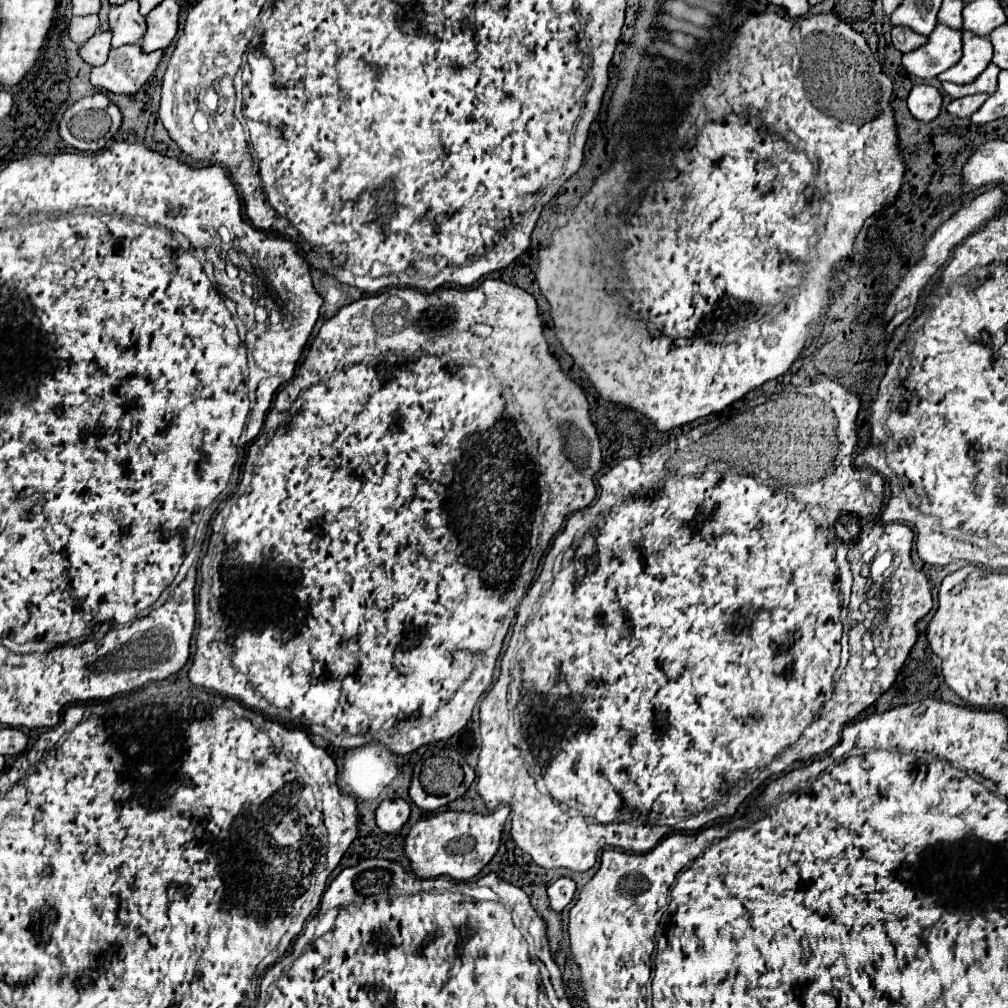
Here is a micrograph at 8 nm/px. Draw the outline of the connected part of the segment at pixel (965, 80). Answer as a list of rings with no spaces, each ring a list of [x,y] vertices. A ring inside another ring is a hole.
[[[966,30],[962,38],[964,38],[964,56],[956,66],[952,66],[950,70],[938,74],[940,82],[970,84],[990,64],[990,60],[992,60],[992,44],[990,44],[988,36],[978,36],[978,34]]]

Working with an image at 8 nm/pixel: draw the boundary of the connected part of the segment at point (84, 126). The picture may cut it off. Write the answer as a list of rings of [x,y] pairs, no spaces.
[[[98,92],[98,94],[92,94],[92,96],[86,96],[86,98],[78,100],[76,104],[72,104],[64,112],[64,116],[60,120],[60,136],[72,148],[86,150],[86,152],[98,152],[120,130],[120,126],[122,126],[122,114],[118,110],[118,106],[112,104],[106,94]]]

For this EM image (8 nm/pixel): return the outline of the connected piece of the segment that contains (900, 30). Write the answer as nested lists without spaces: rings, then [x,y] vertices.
[[[894,26],[892,28],[892,44],[900,50],[900,52],[910,52],[910,50],[916,50],[920,48],[922,44],[926,44],[928,38],[916,34],[914,30],[910,28],[904,28],[904,26]]]

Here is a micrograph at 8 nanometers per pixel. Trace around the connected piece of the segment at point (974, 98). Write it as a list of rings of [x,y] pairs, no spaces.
[[[972,94],[972,96],[964,96],[964,98],[958,98],[958,100],[952,100],[948,104],[948,112],[952,116],[958,116],[958,118],[970,118],[986,100],[988,96],[986,94]]]

